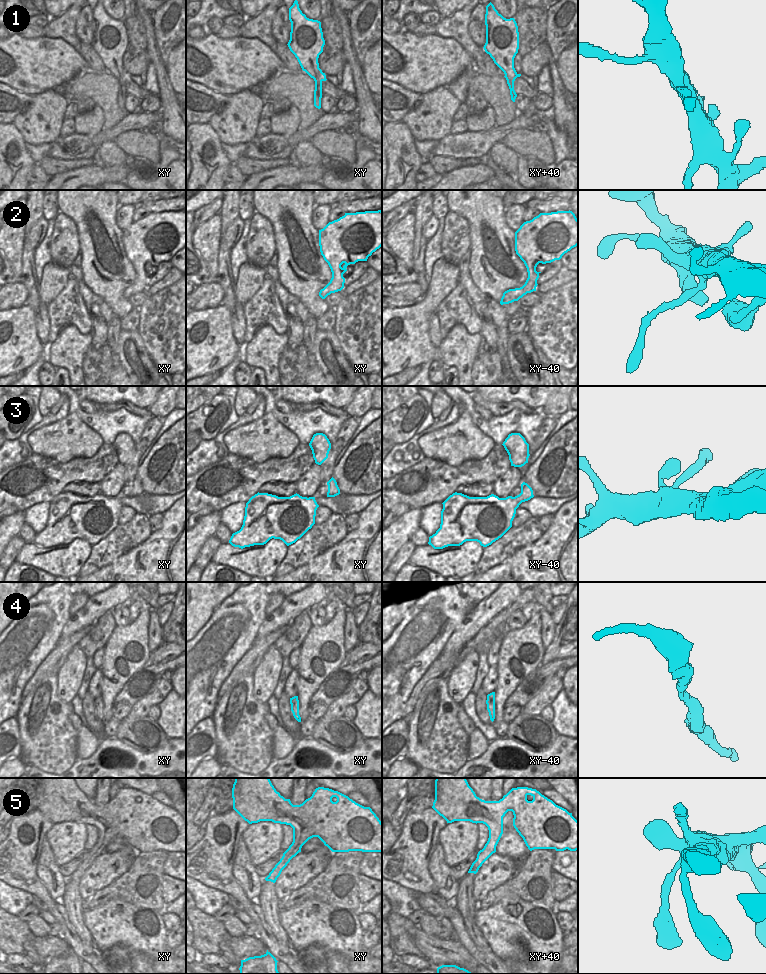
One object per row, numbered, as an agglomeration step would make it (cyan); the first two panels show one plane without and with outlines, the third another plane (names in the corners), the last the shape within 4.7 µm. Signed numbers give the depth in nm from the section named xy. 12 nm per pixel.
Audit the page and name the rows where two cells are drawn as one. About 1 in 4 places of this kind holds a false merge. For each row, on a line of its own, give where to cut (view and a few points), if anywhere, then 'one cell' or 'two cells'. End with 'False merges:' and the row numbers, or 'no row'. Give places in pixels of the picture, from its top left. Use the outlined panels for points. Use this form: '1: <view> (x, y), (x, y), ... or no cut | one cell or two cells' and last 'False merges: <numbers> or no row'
1: no cut | one cell
2: xy (325, 286), (330, 293) | two cells
3: no cut | one cell
4: no cut | one cell
5: no cut | one cell
False merges: 2

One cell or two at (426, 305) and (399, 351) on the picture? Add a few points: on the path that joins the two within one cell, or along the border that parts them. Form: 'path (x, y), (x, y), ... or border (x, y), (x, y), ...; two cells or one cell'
path (417, 316), (409, 326), (407, 340); one cell

